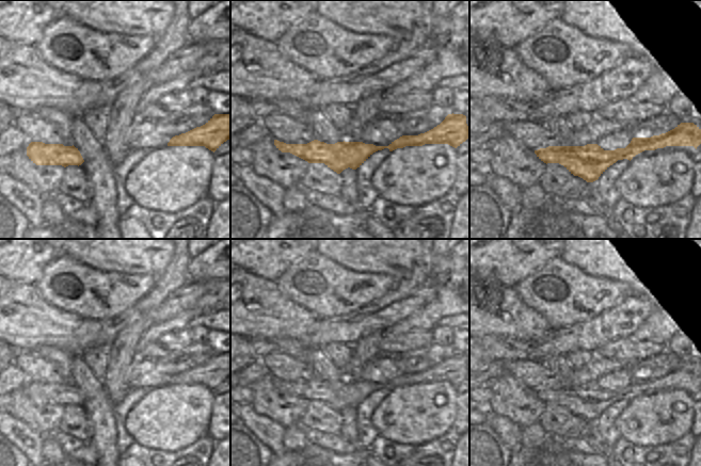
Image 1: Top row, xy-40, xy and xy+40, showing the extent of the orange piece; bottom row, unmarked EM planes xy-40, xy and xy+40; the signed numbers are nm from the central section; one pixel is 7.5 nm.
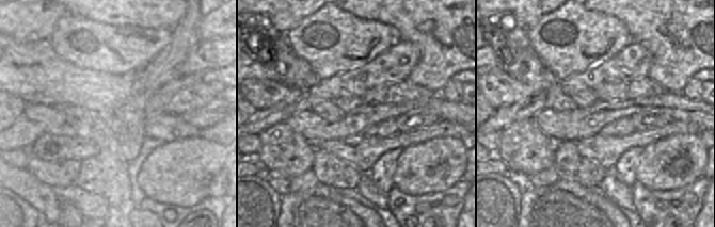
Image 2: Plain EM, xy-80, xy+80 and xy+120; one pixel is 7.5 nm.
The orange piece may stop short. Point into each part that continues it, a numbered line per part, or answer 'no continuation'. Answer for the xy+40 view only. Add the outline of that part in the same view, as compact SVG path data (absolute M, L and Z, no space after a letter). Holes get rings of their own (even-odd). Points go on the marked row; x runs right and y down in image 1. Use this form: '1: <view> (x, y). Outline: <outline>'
no continuation

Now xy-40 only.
no continuation

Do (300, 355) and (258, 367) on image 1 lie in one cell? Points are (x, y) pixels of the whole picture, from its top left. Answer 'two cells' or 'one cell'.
two cells

